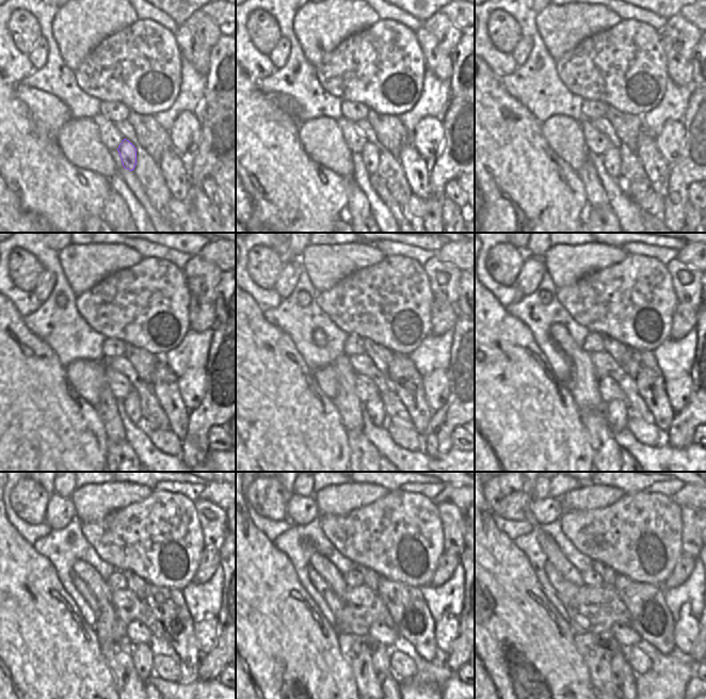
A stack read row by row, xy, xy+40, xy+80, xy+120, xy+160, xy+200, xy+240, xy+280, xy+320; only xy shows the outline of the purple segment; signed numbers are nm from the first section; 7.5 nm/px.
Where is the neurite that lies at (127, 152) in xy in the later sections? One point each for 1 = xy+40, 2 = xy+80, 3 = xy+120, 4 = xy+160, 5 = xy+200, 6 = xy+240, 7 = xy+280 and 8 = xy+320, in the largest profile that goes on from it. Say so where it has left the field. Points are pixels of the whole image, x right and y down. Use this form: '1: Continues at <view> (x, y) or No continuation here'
1: Continues at xy+40 (370, 155)
2: Continues at xy+80 (611, 158)
3: Continues at xy+120 (132, 401)
4: Continues at xy+160 (373, 407)
5: Continues at xy+200 (616, 410)
6: Continues at xy+240 (142, 655)
7: Continues at xy+280 (381, 656)
8: Continues at xy+320 (622, 671).

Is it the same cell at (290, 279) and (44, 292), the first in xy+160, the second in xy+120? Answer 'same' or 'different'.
same

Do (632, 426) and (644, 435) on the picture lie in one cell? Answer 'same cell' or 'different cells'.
same cell

